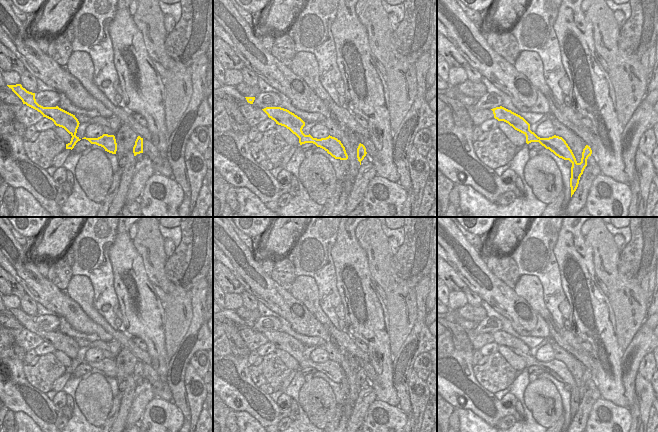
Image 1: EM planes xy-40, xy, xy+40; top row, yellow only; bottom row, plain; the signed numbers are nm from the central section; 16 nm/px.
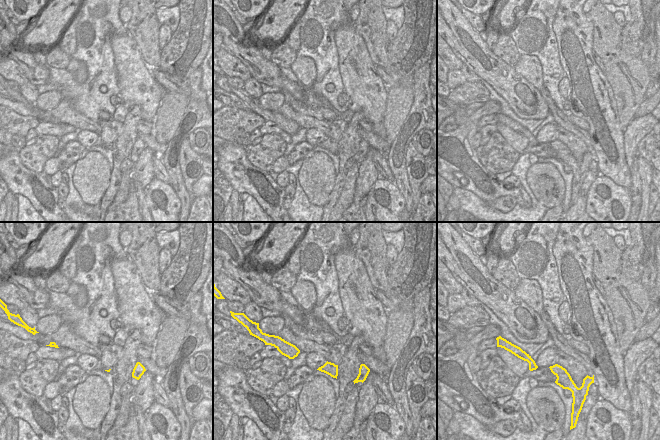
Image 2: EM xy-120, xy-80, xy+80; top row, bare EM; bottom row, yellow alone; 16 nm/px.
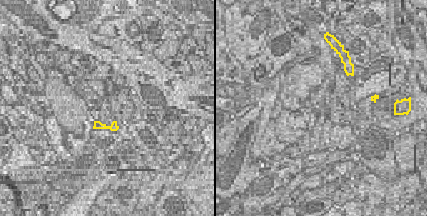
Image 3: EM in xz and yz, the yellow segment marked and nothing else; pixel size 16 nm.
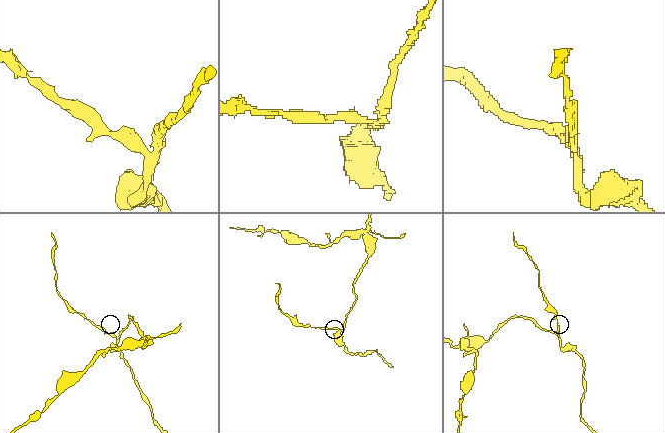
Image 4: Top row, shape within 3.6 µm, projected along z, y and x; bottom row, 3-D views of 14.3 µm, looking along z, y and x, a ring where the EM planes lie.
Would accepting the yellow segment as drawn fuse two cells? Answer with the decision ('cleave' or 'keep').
cleave

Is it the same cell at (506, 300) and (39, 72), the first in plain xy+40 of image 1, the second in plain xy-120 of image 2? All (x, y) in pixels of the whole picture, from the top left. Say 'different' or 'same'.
same

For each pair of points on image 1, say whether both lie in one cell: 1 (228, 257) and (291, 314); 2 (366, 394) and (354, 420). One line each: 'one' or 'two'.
1: one
2: one

